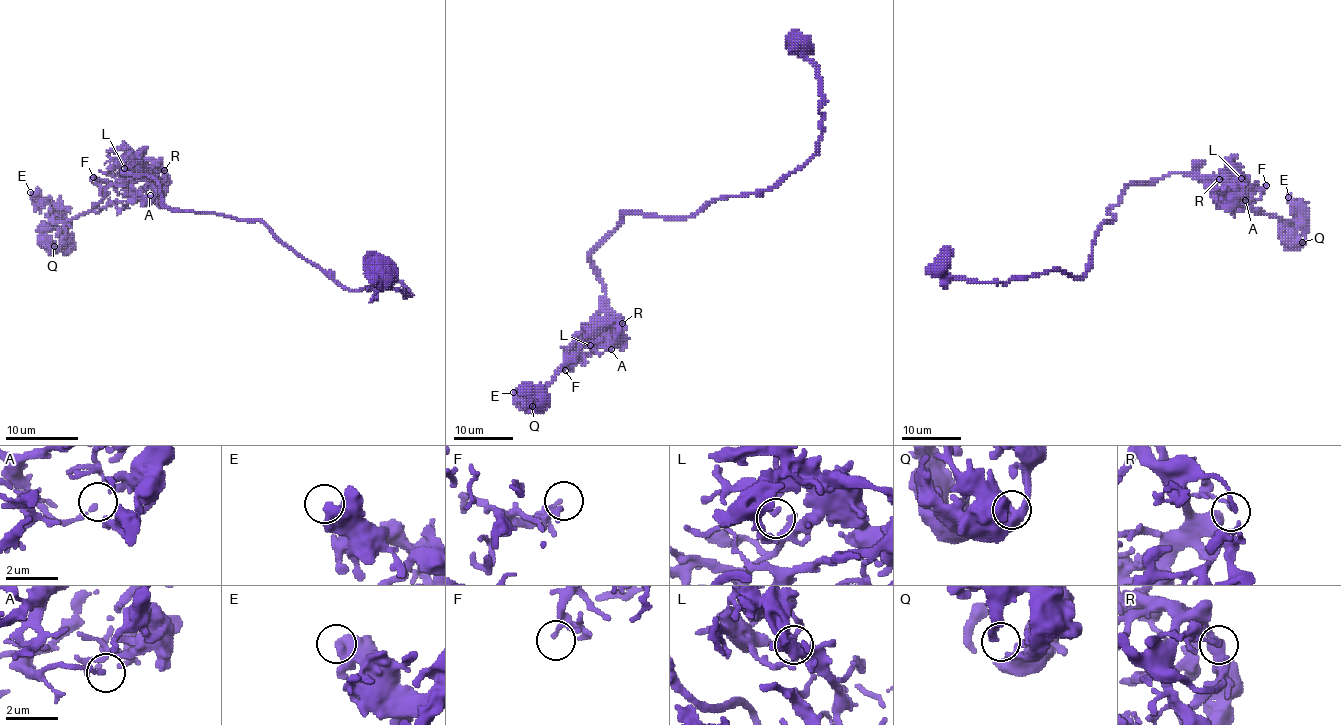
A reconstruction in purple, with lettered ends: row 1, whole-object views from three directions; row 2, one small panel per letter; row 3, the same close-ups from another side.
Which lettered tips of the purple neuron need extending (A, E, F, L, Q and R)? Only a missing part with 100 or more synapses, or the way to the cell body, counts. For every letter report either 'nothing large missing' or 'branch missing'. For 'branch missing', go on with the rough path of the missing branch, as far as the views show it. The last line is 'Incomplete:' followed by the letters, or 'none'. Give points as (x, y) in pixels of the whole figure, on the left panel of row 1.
A: nothing large missing
E: nothing large missing
F: nothing large missing
L: nothing large missing
Q: nothing large missing
R: nothing large missing
Incomplete: none

